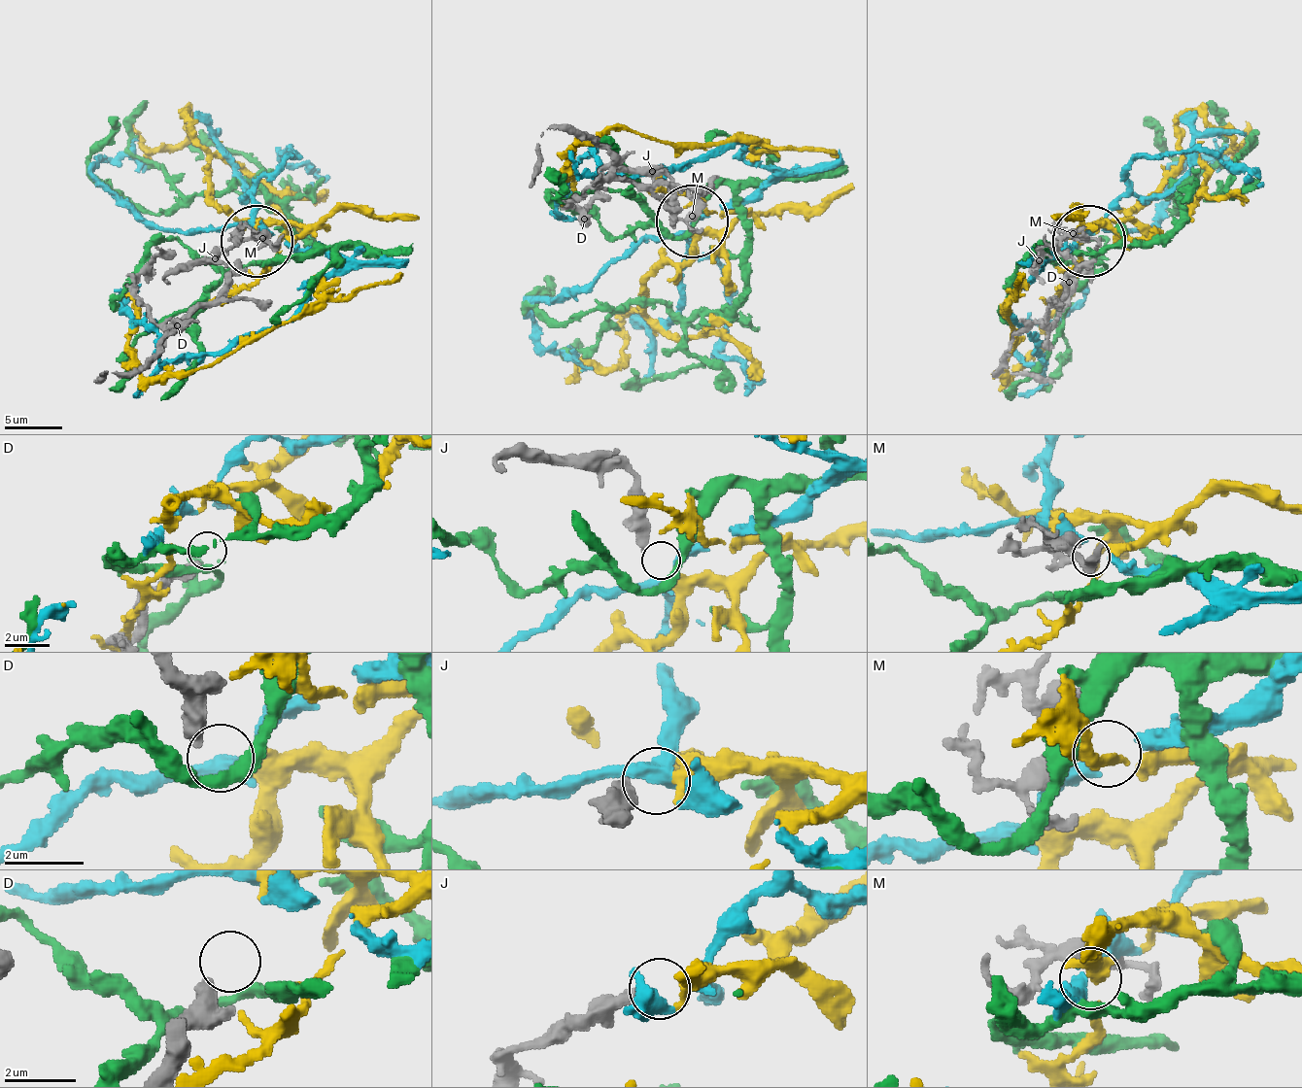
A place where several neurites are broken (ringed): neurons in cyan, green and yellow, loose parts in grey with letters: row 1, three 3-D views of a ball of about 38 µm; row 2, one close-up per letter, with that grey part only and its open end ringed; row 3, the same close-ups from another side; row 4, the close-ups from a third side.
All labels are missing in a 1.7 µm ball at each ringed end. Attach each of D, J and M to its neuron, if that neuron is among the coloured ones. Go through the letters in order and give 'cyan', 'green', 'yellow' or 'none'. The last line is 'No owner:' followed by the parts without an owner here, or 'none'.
D: none
J: yellow
M: none
No owner: D, M

